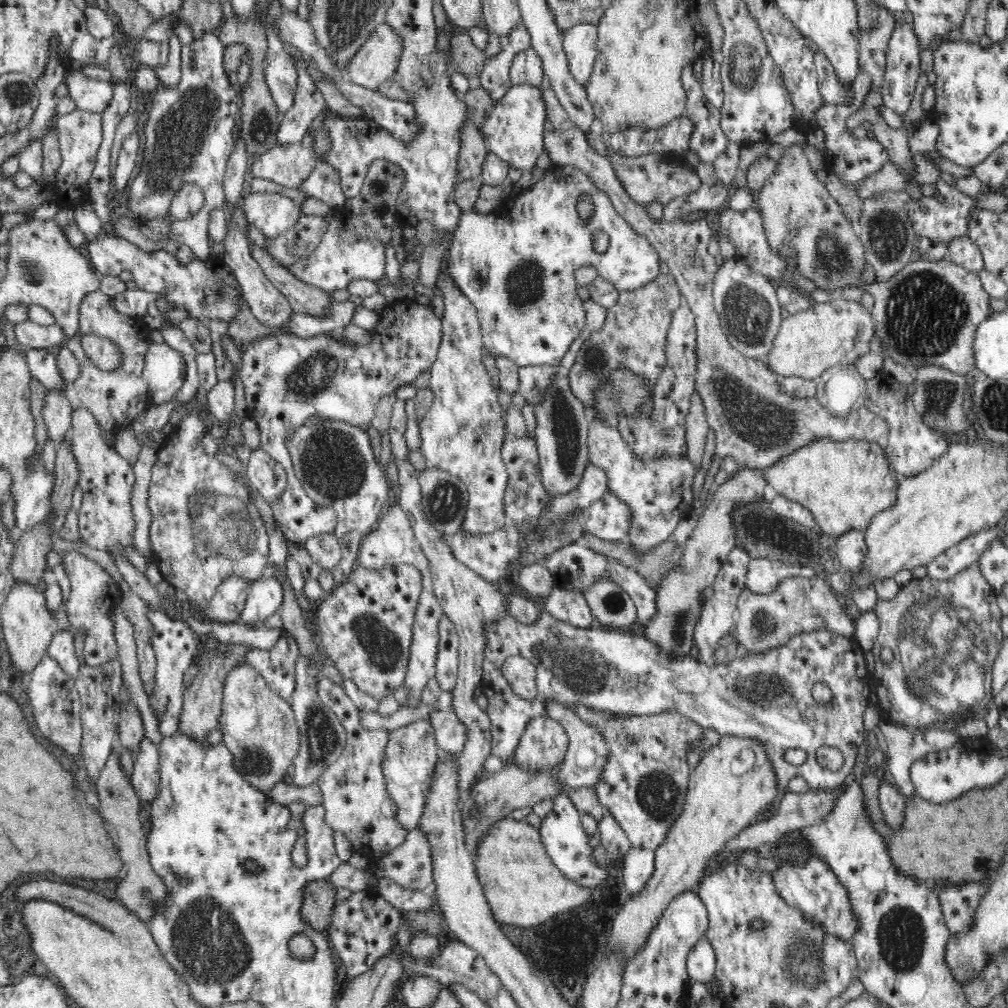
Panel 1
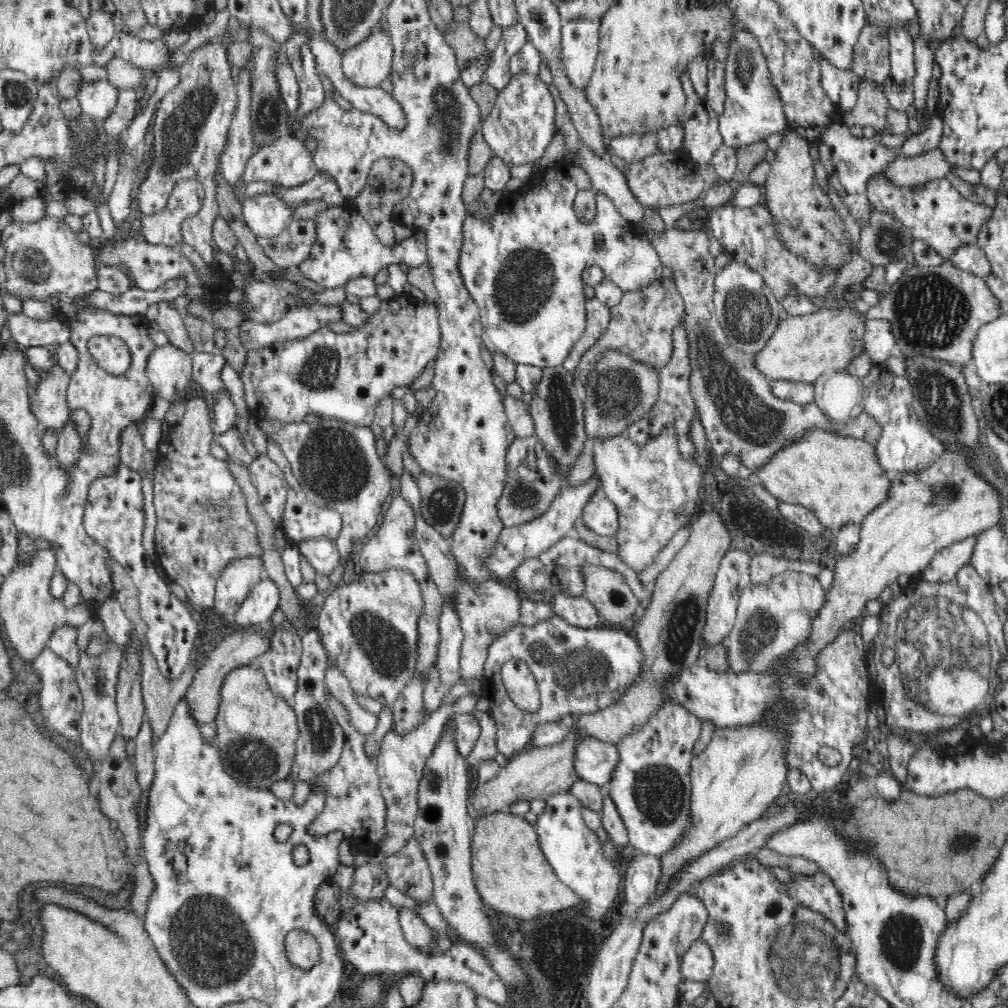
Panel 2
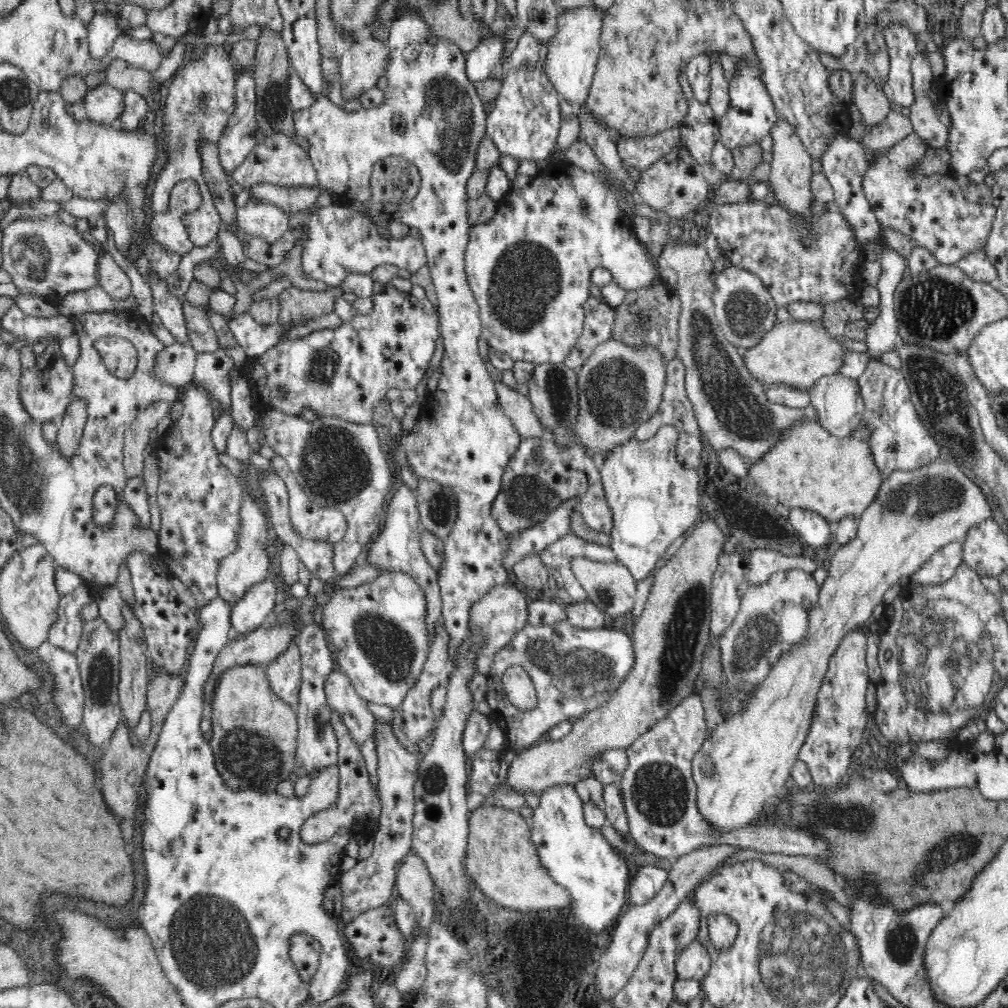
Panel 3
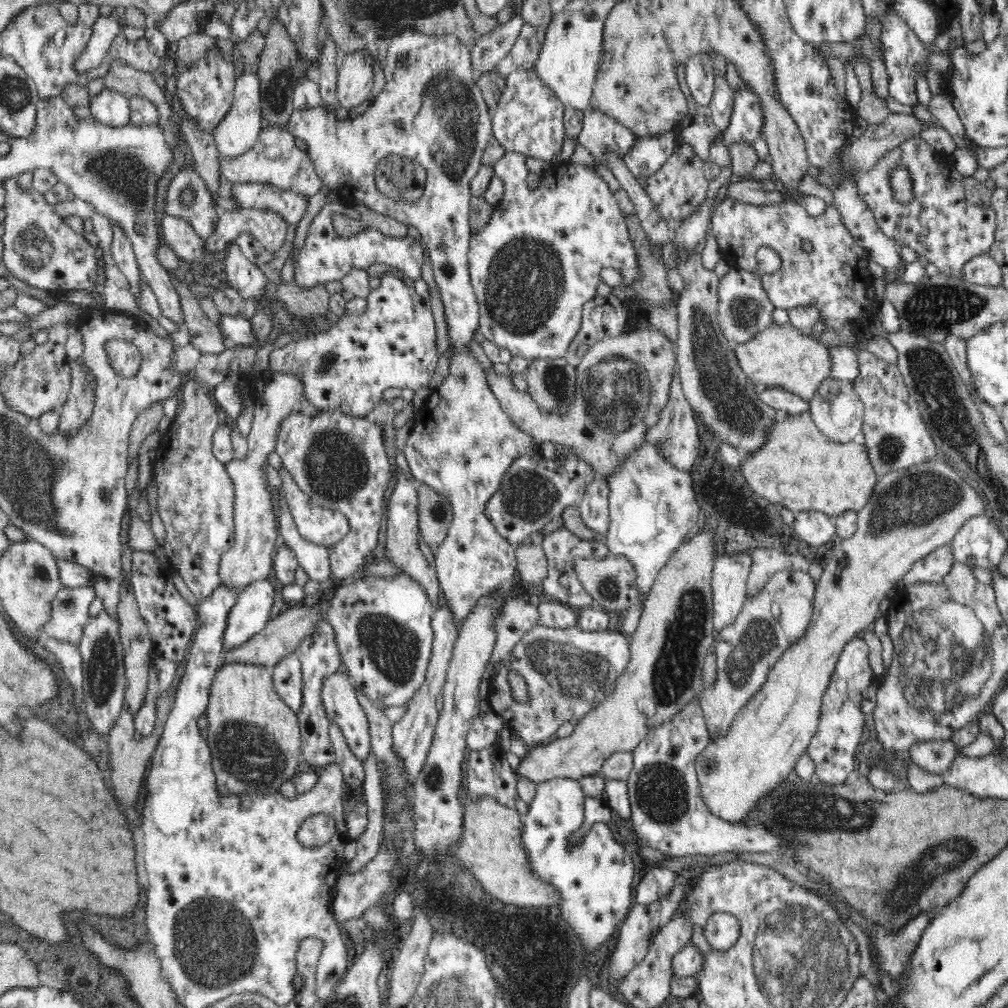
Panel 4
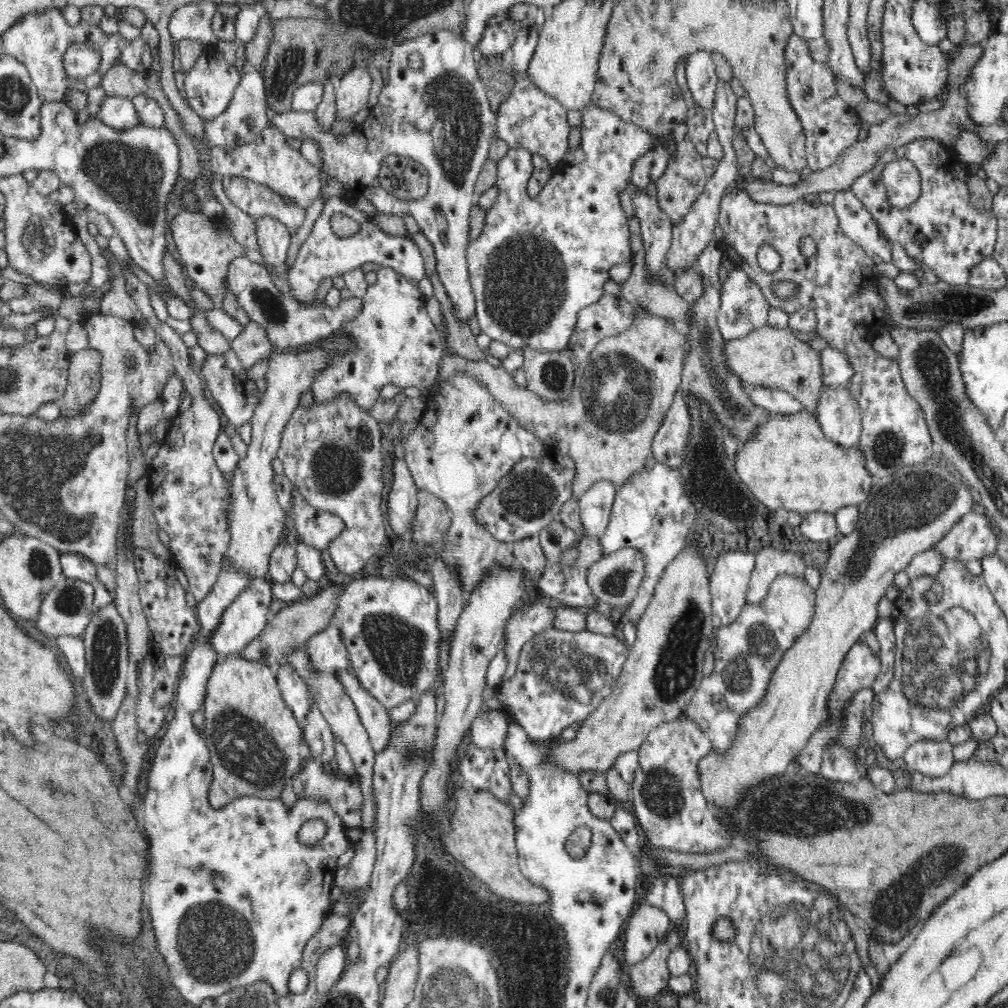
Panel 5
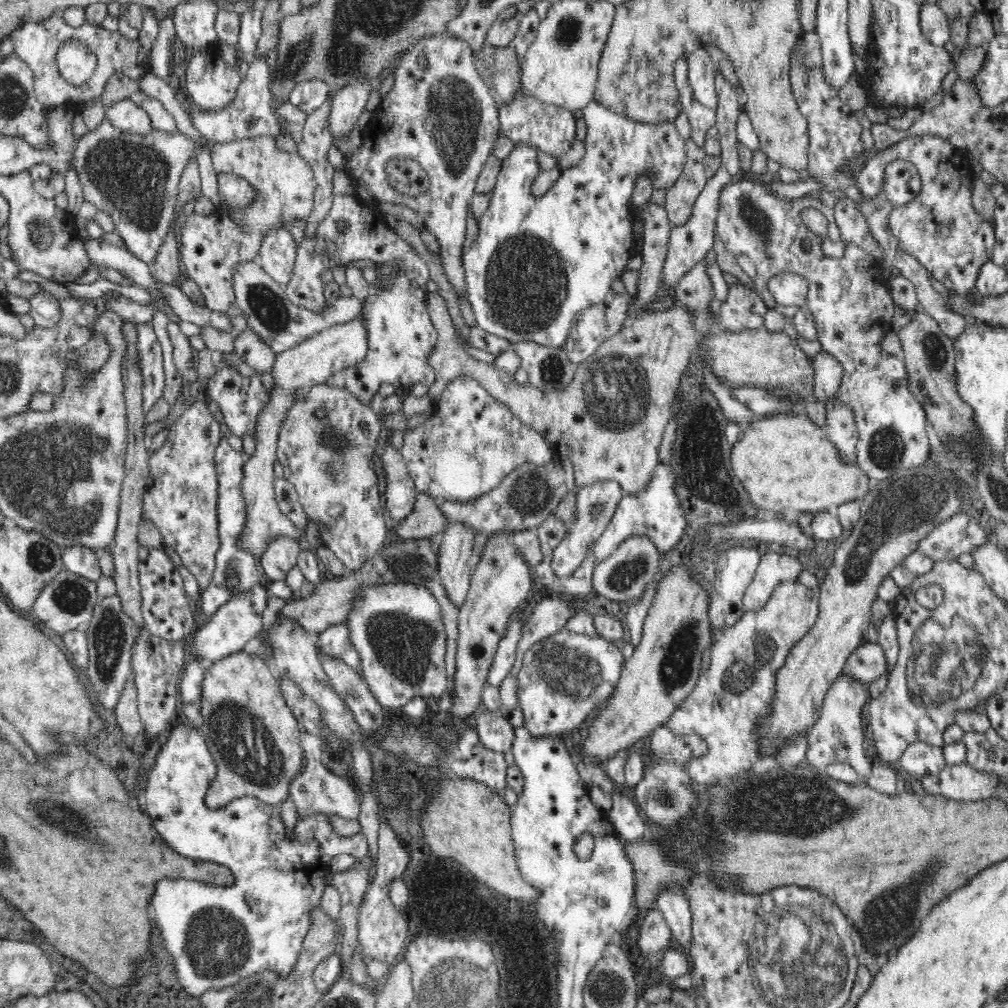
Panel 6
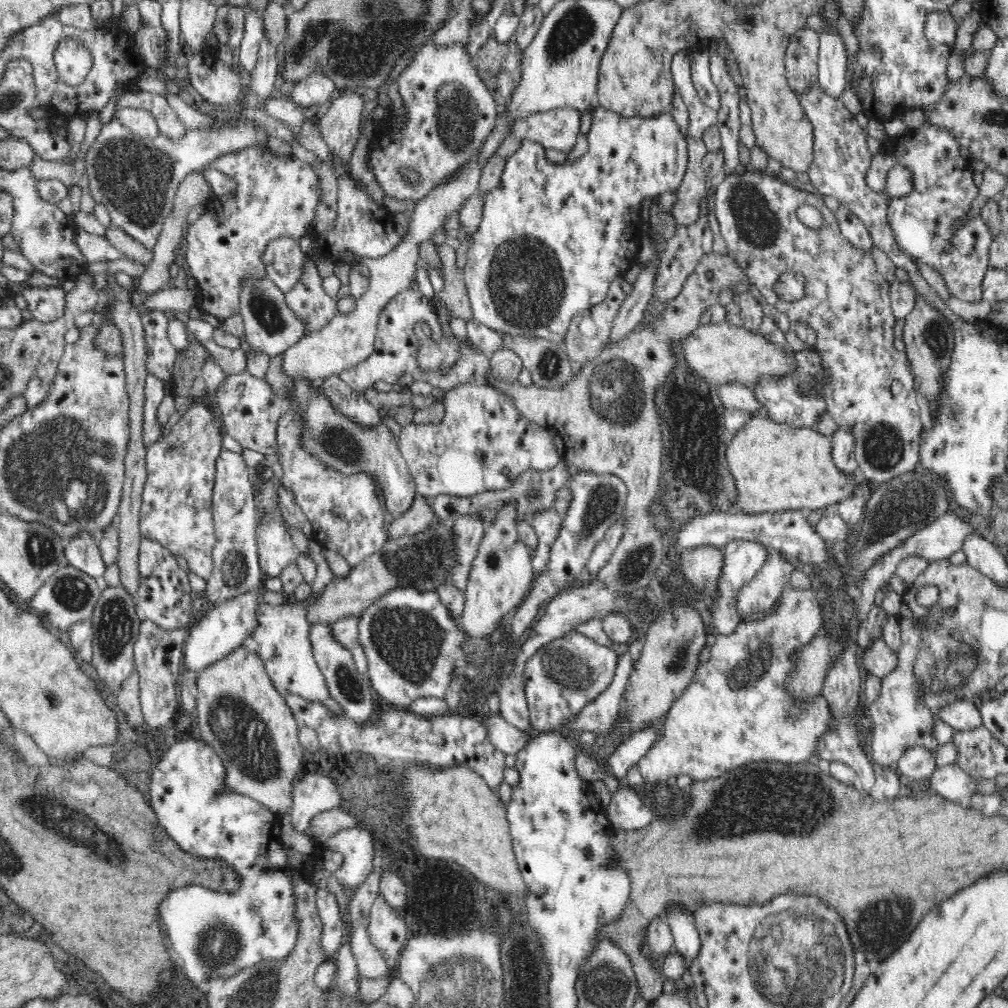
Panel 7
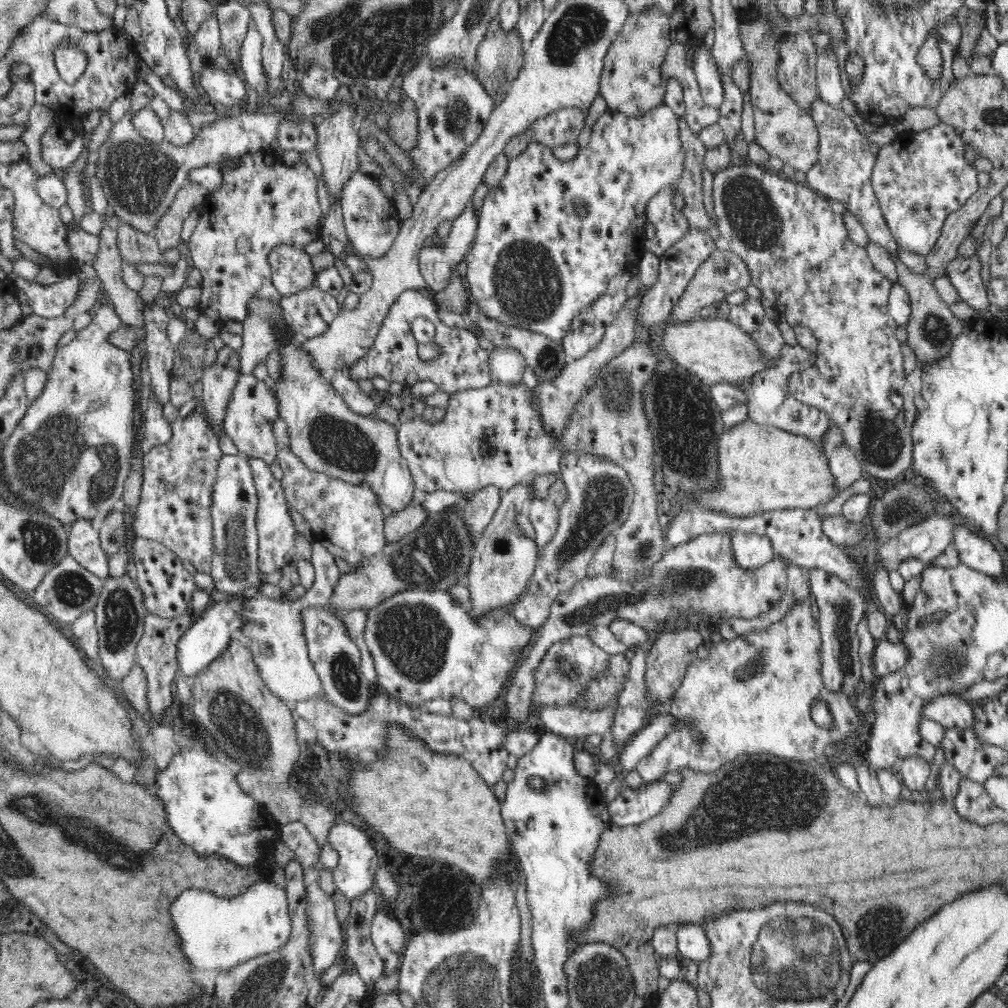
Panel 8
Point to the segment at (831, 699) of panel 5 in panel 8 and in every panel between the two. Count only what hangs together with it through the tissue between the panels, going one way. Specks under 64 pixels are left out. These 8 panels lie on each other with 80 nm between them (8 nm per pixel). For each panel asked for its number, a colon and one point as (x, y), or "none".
6: (867, 662)
7: (878, 659)
8: (888, 657)

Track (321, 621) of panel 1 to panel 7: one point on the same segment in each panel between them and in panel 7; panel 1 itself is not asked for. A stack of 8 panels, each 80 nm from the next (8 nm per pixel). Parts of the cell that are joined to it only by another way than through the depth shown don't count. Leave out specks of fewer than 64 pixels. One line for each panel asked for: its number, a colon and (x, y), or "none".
2: (369, 628)
3: (375, 631)
4: (382, 626)
5: (389, 626)
6: (397, 628)
7: (413, 644)

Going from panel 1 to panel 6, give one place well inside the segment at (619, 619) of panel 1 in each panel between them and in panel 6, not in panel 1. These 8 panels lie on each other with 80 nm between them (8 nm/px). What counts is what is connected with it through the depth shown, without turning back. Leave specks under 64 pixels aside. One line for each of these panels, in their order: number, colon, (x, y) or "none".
2: (606, 589)
3: (610, 586)
4: (611, 582)
5: (614, 579)
6: (630, 569)

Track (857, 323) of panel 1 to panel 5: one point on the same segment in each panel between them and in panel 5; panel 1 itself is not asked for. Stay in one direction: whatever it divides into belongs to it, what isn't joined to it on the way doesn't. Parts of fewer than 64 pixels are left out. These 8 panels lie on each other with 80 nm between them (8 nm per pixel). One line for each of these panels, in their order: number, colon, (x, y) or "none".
2: (803, 348)
3: (797, 354)
4: (781, 356)
5: (767, 357)

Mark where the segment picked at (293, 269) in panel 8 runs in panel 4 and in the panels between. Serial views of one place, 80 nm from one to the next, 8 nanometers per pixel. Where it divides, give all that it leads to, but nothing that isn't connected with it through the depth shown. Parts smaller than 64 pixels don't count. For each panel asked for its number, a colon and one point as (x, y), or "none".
4: (267, 227)
5: (273, 237)
6: (277, 256)
7: (282, 259)

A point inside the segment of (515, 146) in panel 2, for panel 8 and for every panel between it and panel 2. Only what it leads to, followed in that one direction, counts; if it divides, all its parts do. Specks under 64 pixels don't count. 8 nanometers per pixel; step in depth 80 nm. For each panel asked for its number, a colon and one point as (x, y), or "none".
3: (524, 124)
4: (528, 119)
5: (528, 118)
6: (550, 129)
7: (557, 129)
8: (562, 127)

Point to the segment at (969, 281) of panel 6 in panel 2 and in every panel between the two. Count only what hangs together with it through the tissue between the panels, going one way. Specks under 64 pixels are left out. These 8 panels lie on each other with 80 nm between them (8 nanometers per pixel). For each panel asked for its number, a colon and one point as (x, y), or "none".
2: (938, 214)
3: (931, 211)
4: (938, 222)
5: (942, 228)

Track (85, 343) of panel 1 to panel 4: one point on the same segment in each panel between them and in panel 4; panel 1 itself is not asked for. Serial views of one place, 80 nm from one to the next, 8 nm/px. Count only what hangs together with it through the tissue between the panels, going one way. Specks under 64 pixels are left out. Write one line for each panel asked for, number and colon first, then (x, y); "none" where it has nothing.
2: (111, 354)
3: (120, 357)
4: (125, 360)

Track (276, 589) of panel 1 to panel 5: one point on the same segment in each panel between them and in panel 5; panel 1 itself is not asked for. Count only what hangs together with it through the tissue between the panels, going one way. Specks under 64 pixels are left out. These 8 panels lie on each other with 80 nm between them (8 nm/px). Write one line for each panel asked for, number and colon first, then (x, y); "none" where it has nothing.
2: (255, 610)
3: (254, 609)
4: (251, 611)
5: (245, 618)

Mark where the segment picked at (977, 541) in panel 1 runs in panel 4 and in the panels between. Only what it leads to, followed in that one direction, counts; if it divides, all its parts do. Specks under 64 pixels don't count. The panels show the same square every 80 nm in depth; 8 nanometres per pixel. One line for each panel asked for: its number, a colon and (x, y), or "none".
2: (944, 565)
3: (939, 568)
4: (932, 568)

